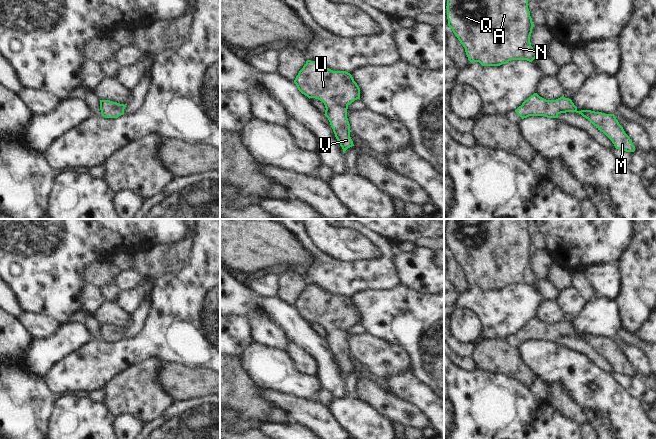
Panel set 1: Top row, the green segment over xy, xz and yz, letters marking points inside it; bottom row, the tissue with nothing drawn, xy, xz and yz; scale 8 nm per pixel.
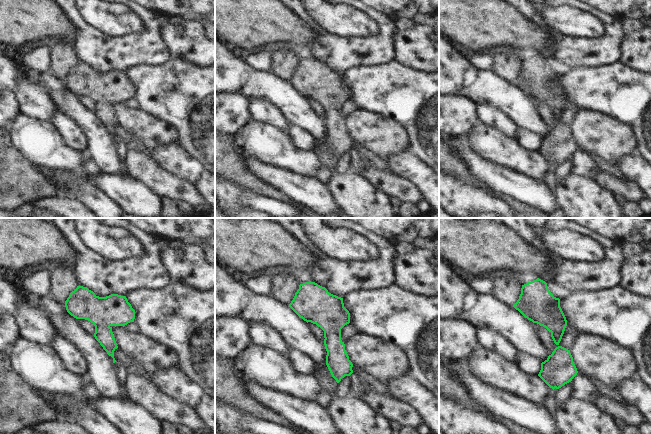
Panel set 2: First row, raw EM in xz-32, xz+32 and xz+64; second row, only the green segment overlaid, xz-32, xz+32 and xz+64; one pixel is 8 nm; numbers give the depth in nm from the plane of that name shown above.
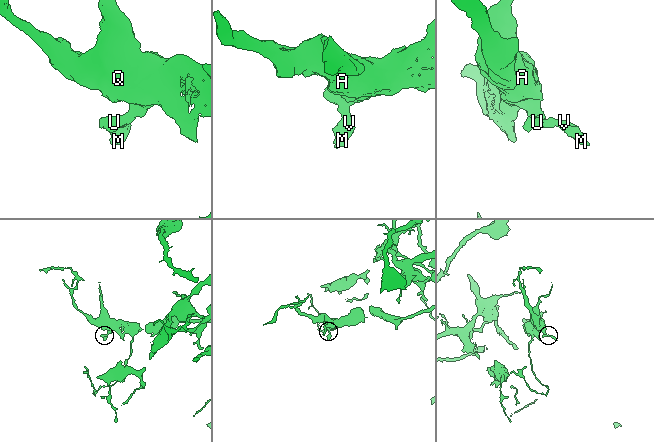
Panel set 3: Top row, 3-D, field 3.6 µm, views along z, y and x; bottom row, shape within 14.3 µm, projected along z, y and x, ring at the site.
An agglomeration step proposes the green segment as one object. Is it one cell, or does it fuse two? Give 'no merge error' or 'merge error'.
no merge error

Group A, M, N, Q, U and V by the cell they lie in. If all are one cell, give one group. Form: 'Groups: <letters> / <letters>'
Groups: A M N Q U V.

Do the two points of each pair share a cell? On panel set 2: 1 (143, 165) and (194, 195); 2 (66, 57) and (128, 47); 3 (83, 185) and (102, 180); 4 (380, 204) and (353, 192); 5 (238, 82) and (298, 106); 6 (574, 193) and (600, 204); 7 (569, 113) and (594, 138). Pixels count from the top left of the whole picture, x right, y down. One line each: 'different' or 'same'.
1: same
2: different
3: different
4: same
5: same
6: same
7: different

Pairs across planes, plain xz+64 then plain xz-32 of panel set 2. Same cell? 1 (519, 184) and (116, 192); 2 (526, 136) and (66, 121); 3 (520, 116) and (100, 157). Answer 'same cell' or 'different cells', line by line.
1: different cells
2: same cell
3: same cell

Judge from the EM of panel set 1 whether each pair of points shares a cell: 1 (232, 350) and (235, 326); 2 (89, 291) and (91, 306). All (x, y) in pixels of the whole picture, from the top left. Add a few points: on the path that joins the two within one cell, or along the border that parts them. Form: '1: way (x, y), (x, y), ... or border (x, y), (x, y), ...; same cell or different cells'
1: way (232, 344), (233, 332); same cell
2: way (90, 295), (91, 302); same cell

